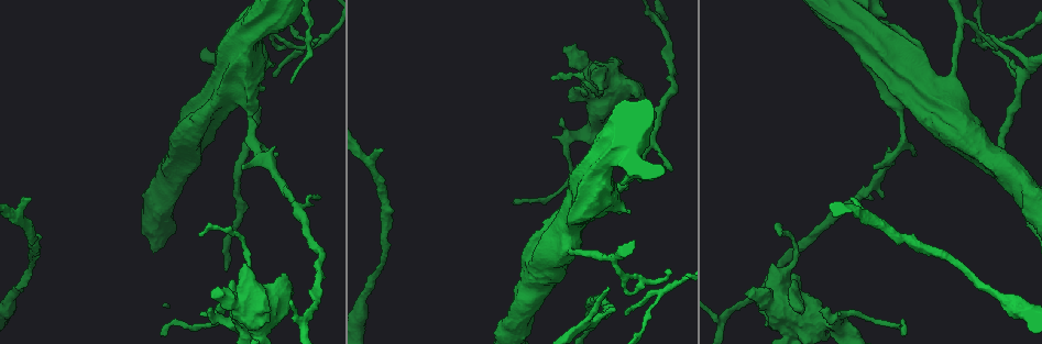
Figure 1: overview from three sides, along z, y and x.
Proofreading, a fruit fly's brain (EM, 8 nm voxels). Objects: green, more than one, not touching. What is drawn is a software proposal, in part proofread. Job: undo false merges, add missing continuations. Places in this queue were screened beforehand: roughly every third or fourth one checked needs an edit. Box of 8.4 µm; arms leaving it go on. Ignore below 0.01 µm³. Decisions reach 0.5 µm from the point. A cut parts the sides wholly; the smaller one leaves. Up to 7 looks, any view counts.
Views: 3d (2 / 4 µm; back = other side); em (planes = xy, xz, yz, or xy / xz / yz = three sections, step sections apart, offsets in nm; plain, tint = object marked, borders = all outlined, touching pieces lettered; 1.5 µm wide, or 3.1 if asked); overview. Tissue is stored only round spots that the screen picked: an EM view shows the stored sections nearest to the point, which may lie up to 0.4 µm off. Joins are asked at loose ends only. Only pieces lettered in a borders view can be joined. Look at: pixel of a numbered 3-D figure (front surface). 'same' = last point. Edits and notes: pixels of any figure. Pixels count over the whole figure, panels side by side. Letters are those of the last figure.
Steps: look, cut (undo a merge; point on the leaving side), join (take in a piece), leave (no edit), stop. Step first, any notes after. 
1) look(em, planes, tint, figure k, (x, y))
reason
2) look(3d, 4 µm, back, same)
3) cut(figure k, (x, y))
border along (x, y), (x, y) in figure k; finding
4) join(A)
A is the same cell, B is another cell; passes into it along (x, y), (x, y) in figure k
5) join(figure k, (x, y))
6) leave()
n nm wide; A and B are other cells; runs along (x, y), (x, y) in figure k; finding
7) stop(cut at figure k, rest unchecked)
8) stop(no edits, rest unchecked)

look(em, yz, step 8, tint, figure 1, (306, 319))
sharp bend

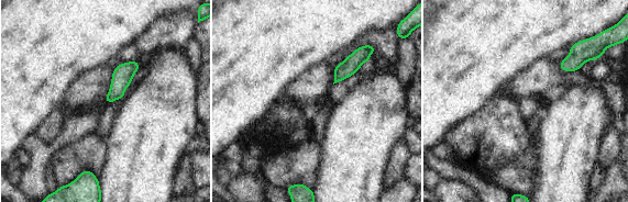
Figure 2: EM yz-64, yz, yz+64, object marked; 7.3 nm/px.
look(em, planes, tint, same)

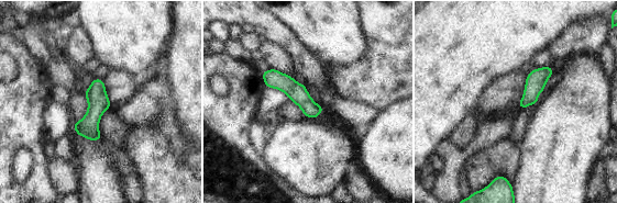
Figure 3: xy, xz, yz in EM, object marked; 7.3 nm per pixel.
look(em, planes, borders, same)

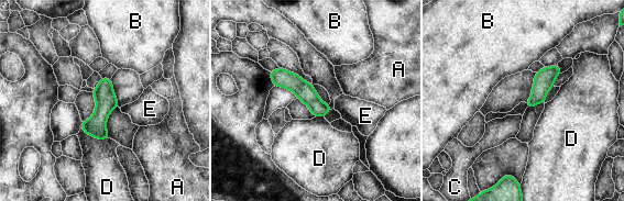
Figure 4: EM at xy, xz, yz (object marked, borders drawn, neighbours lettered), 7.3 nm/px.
leave()
120 nm wide; D touches over 220 nm; A, B, C, D and E are other cells; all the same neuron

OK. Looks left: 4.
look(3d, 4 µm, figure 1, (850, 198))
an open end

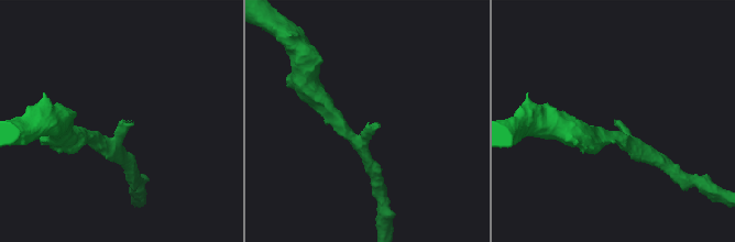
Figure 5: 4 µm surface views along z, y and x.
look(em, planes, tint, figure 5, (133, 122))

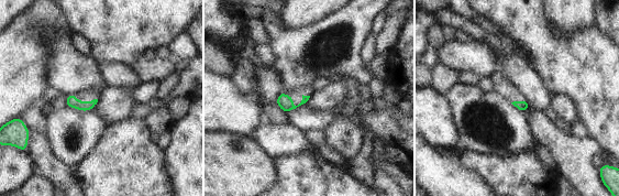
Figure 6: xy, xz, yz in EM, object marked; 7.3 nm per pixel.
look(em, planes, borders, same)

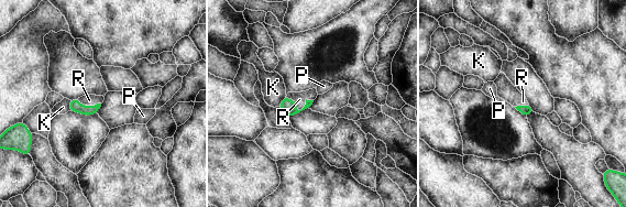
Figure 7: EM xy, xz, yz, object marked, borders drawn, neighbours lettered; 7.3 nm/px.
join(R)
R is the same cell, K and P are other cells; passes into it along (288, 107), (296, 109), (300, 98) in figure 7; the neuron continues

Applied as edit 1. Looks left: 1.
stop(join at figure 7, rest unchecked)

